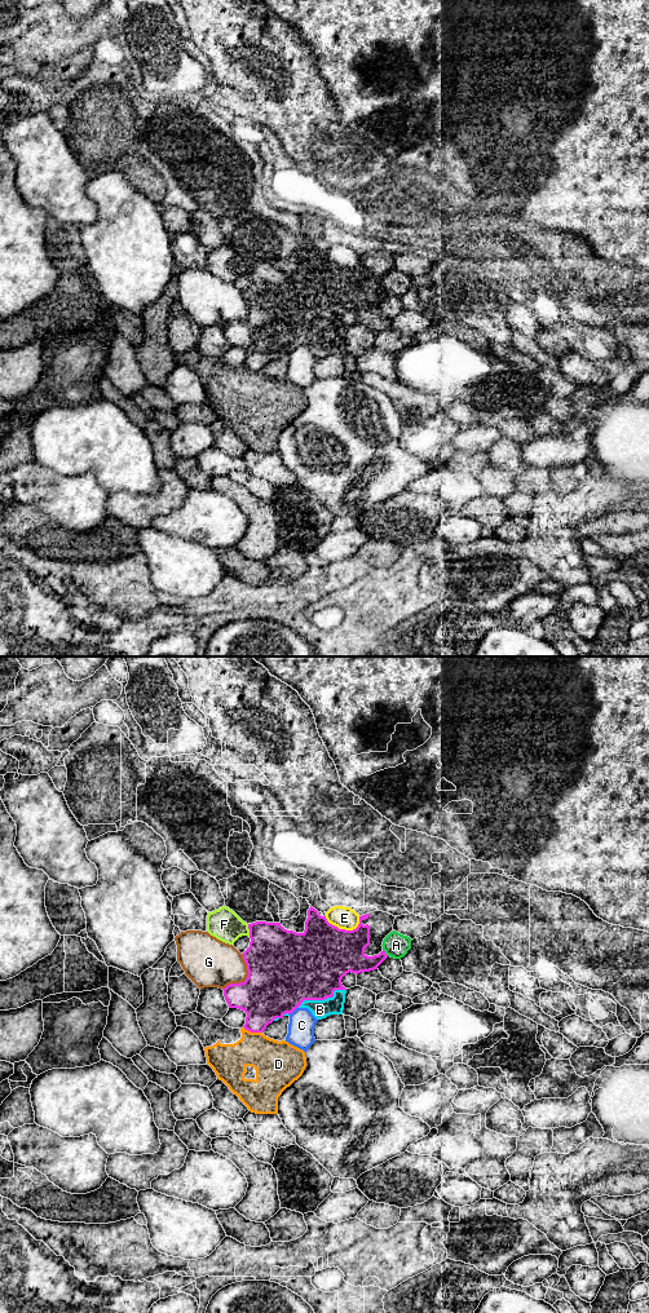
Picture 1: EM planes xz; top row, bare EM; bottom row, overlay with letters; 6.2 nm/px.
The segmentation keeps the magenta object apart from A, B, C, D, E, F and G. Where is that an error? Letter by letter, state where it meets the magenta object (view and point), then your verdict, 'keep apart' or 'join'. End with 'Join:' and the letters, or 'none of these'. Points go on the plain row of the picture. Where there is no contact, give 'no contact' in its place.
A: xz (384, 291) | keep apart
B: xz (322, 337) | join
C: xz (294, 348) | keep apart
D: xz (252, 370) | keep apart
E: xz (341, 268) | keep apart
F: xz (250, 269) | keep apart
G: xz (246, 317) | keep apart
Join: B

